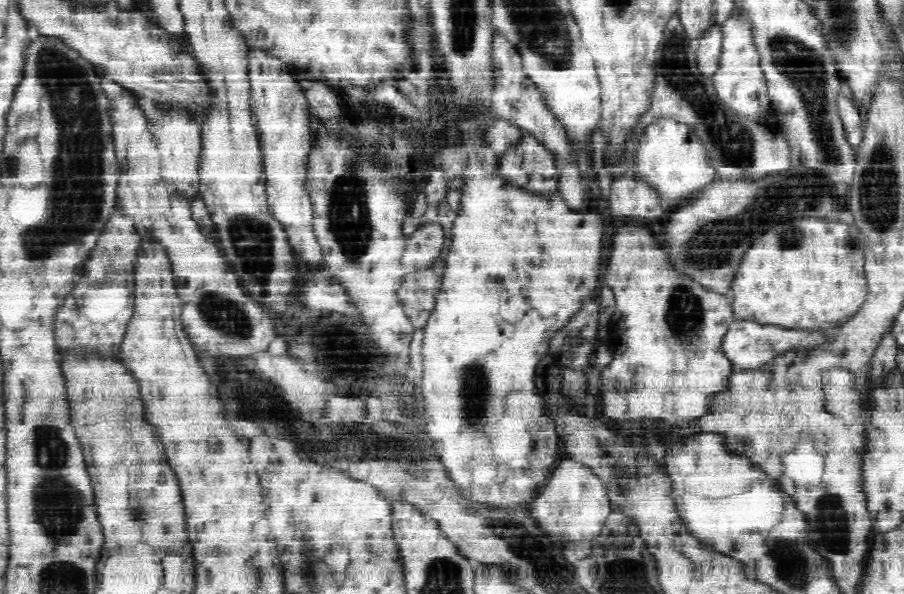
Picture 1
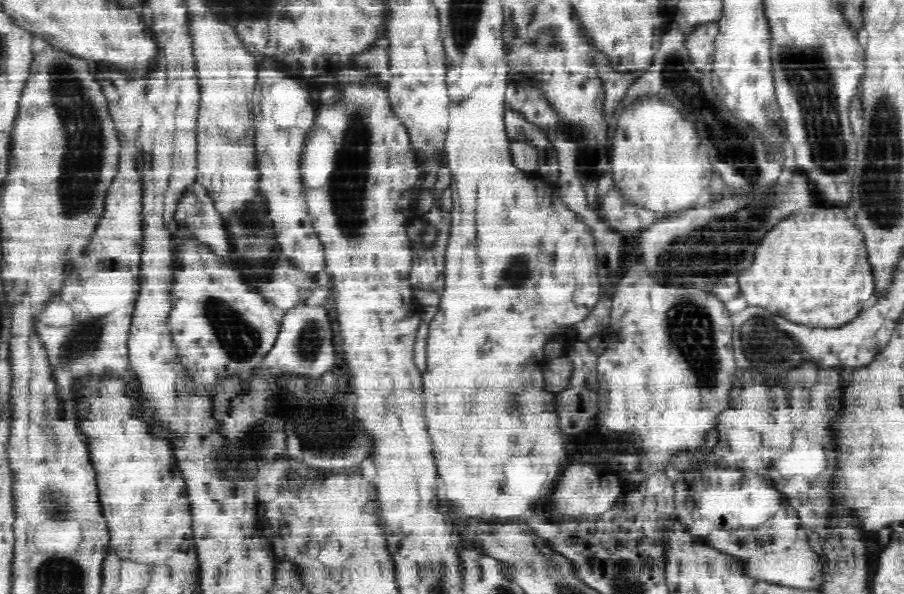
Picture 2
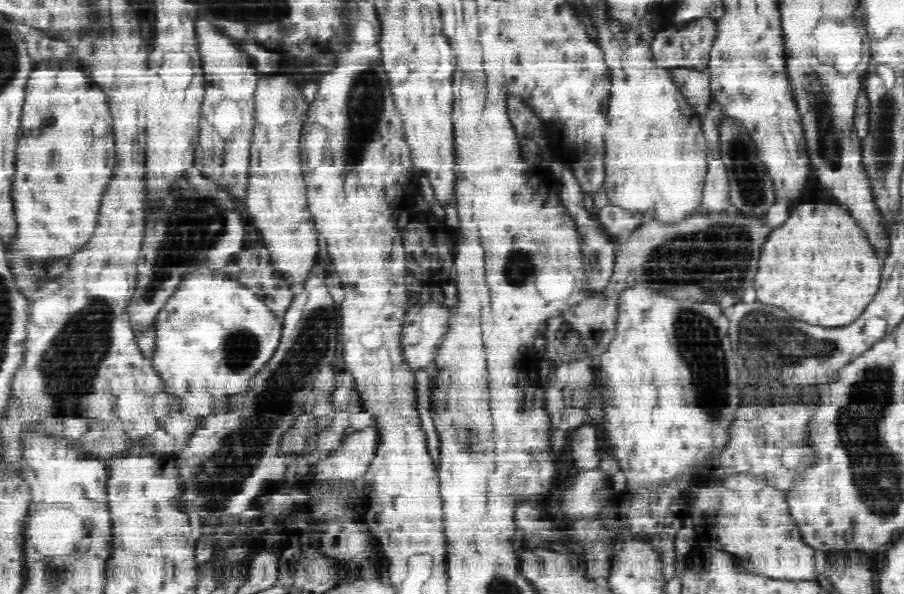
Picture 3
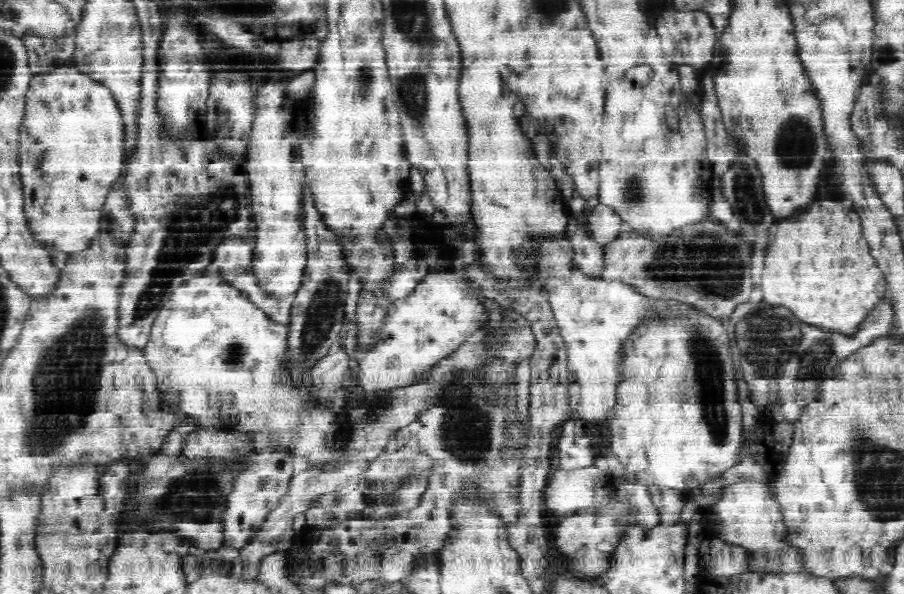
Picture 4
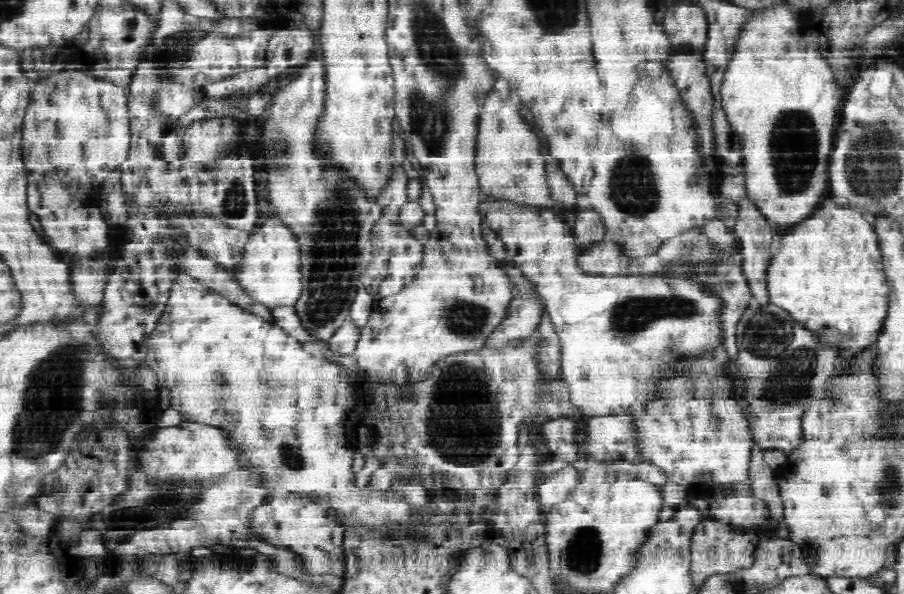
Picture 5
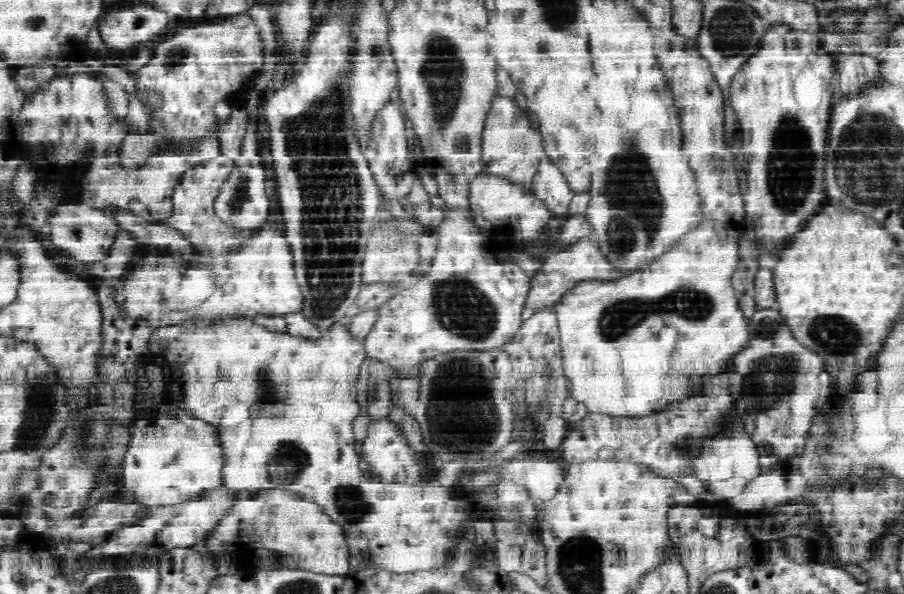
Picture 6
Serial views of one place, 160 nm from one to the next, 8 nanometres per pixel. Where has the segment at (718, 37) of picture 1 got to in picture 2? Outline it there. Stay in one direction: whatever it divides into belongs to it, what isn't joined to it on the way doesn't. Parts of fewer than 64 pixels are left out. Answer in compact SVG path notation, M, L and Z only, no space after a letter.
M704 22L702 25L696 25L684 36L683 48L686 49L686 54L690 57L694 68L710 72L718 32L717 22Z

